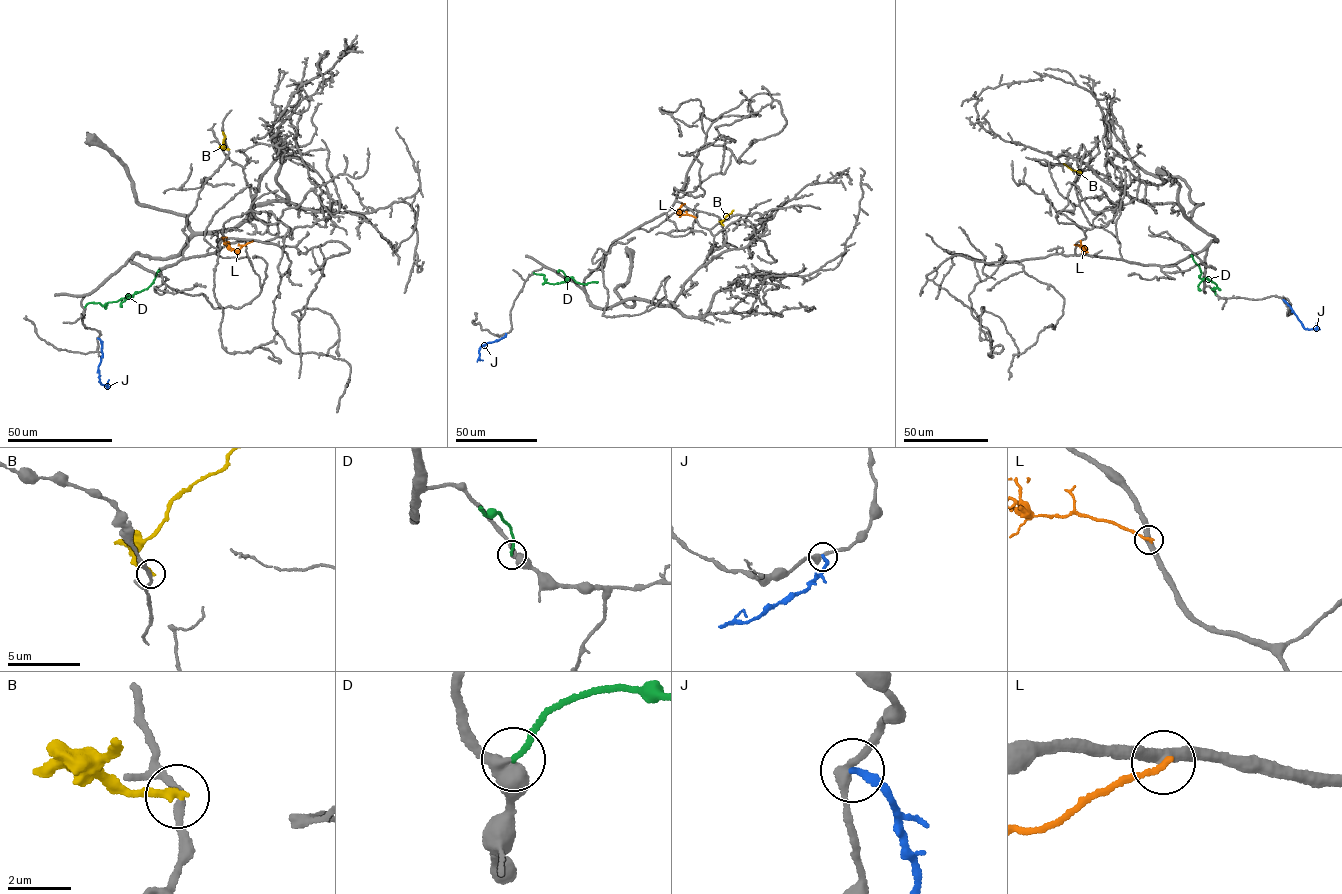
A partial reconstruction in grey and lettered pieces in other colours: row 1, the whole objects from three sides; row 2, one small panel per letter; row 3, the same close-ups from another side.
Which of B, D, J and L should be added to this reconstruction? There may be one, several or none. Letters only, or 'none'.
D

